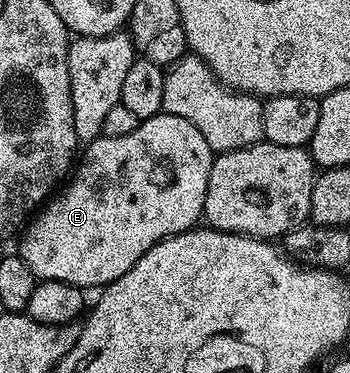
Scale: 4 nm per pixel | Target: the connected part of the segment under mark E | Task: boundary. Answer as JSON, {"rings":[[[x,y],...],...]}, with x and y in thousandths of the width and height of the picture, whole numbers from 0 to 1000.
{"rings":[[[477,303],[403,319],[394,346],[360,357],[360,367],[280,370],[237,397],[217,472],[211,458],[191,483],[194,504],[129,542],[111,574],[66,611],[69,643],[51,681],[86,710],[106,751],[177,753],[231,775],[294,775],[337,753],[440,657],[491,630],[546,619],[574,595],[609,424],[589,367],[543,324]]]}

